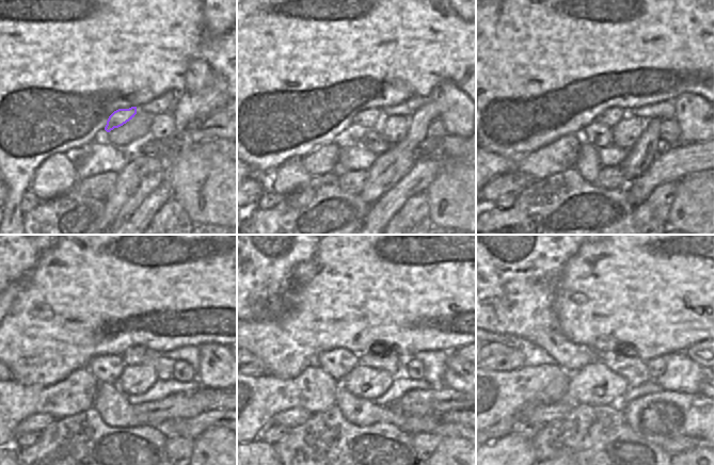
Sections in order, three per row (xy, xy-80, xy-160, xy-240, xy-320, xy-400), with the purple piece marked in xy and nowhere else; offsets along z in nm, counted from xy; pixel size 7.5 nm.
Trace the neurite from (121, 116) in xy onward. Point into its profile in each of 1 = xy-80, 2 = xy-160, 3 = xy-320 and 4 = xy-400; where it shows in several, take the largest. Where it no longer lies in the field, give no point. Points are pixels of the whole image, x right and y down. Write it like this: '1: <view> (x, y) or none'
1: xy-80 (370, 117)
2: xy-160 (612, 116)
3: xy-320 (380, 355)
4: xy-400 (623, 361)

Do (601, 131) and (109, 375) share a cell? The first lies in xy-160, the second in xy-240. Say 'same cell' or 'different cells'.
same cell

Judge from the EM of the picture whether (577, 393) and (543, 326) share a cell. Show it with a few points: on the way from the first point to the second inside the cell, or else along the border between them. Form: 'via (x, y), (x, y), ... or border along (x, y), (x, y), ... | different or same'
border along (592, 361), (571, 374) | different

